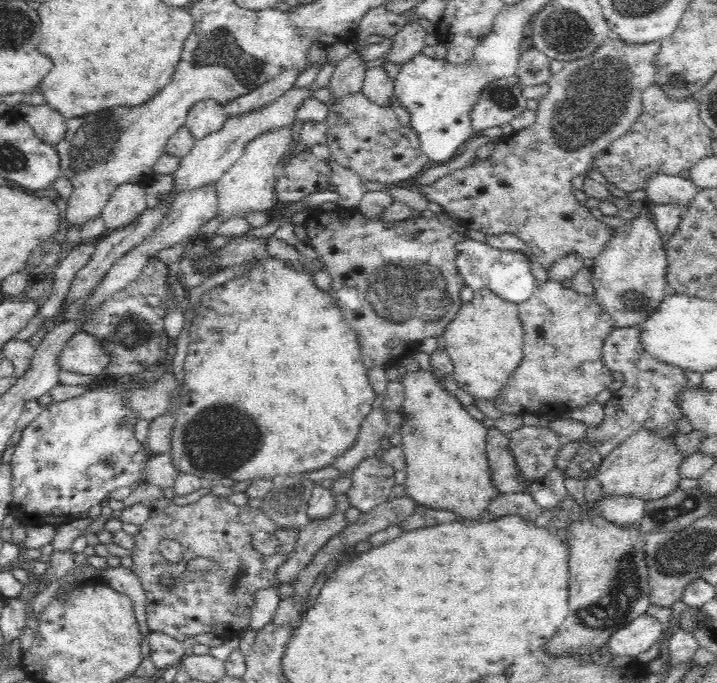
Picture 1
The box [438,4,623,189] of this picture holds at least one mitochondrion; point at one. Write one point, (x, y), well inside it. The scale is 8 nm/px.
(567, 33)

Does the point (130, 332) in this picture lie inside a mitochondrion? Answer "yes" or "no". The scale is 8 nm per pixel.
yes

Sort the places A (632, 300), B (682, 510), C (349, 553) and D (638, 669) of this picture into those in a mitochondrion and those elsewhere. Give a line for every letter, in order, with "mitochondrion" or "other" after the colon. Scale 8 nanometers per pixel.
A: mitochondrion
B: mitochondrion
C: other
D: other

